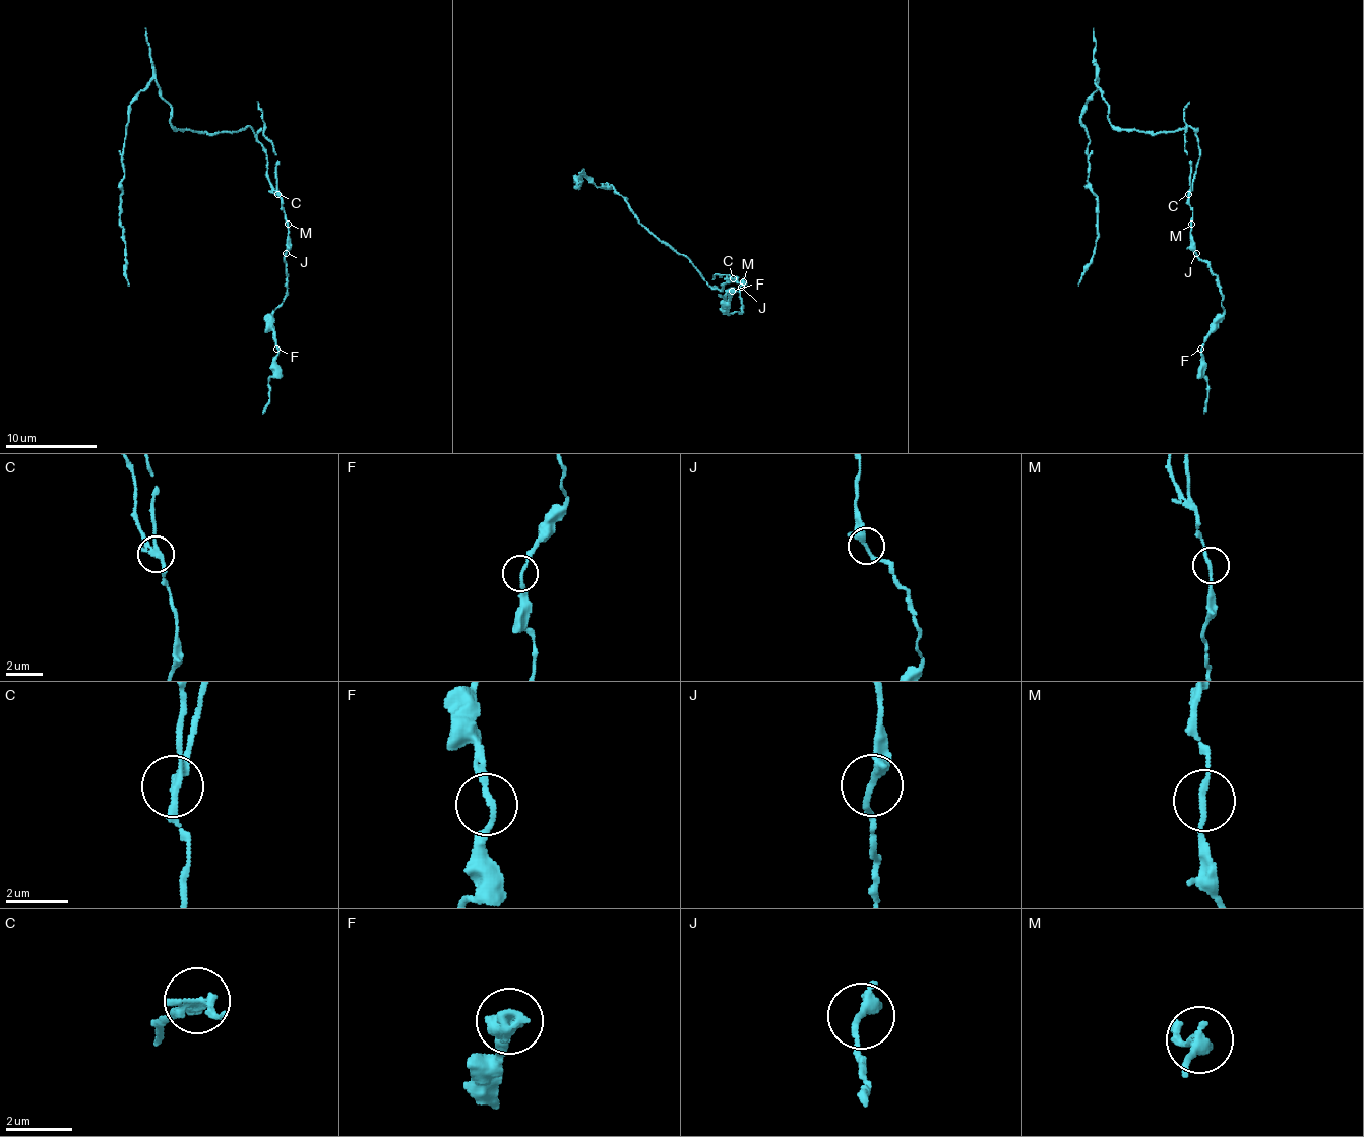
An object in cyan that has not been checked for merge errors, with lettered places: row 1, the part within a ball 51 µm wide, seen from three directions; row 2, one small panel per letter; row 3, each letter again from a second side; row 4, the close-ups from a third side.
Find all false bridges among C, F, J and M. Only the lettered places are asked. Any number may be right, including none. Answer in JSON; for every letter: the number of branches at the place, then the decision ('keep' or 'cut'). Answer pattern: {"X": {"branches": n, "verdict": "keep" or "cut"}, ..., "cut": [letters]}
{"C": {"branches": 3, "verdict": "cut"}, "F": {"branches": 2, "verdict": "keep"}, "J": {"branches": 3, "verdict": "keep"}, "M": {"branches": 2, "verdict": "keep"}, "cut": ["C"]}

